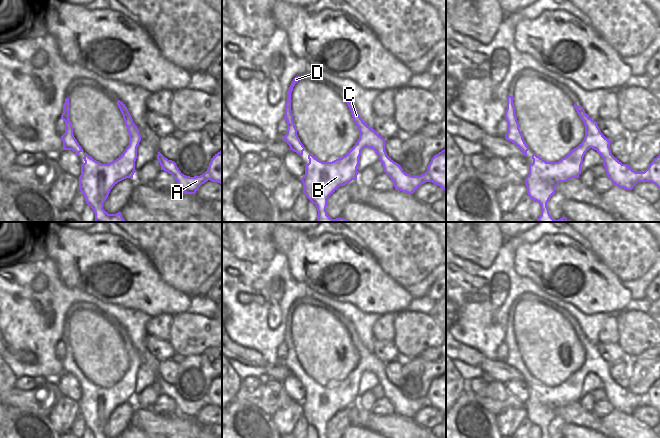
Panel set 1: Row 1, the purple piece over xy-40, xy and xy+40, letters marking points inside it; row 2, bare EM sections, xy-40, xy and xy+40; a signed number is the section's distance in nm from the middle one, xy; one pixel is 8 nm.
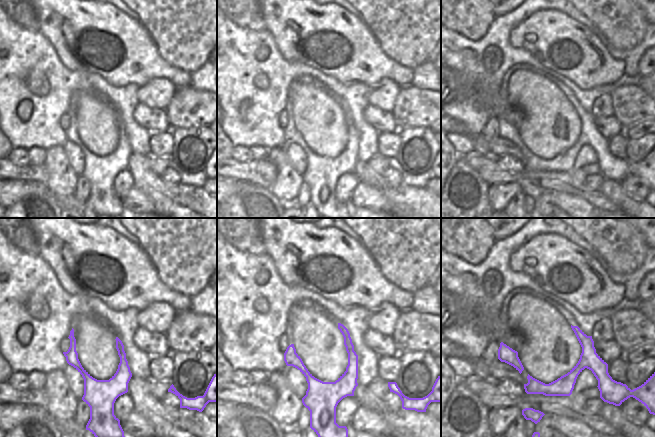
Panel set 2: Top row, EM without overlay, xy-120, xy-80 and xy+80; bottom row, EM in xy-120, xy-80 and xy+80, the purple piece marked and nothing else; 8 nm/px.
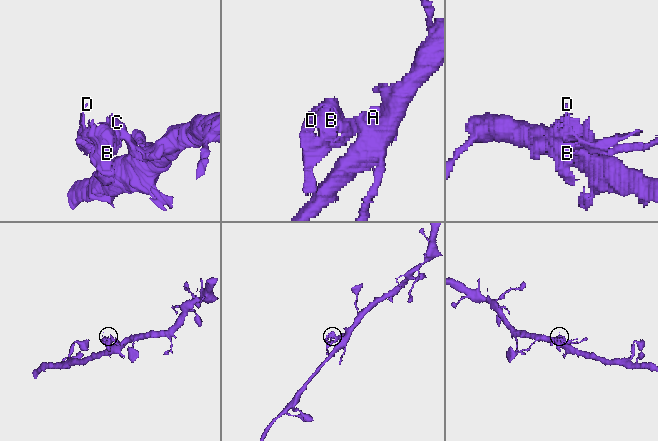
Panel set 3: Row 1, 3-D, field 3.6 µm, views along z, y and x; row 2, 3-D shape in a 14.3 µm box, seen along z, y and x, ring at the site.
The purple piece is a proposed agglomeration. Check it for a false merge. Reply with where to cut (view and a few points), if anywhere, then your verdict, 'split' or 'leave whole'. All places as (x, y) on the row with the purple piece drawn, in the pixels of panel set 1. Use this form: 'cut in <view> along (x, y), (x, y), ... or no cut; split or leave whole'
cut in xy+40 along (611, 154), (606, 155), (603, 160); split

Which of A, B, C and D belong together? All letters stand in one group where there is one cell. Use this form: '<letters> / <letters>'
A / B C D

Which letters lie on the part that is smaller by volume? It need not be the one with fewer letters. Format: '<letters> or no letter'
B, C, D

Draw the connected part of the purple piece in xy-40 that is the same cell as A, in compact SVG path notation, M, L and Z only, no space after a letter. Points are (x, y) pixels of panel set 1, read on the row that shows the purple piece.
M222 150L213 156L204 174L194 177L182 174L176 163L163 155L157 155L157 159L161 170L168 172L177 181L179 192L195 194L197 189L208 180L222 184Z

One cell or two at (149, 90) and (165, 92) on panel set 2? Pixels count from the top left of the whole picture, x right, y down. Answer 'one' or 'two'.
one

